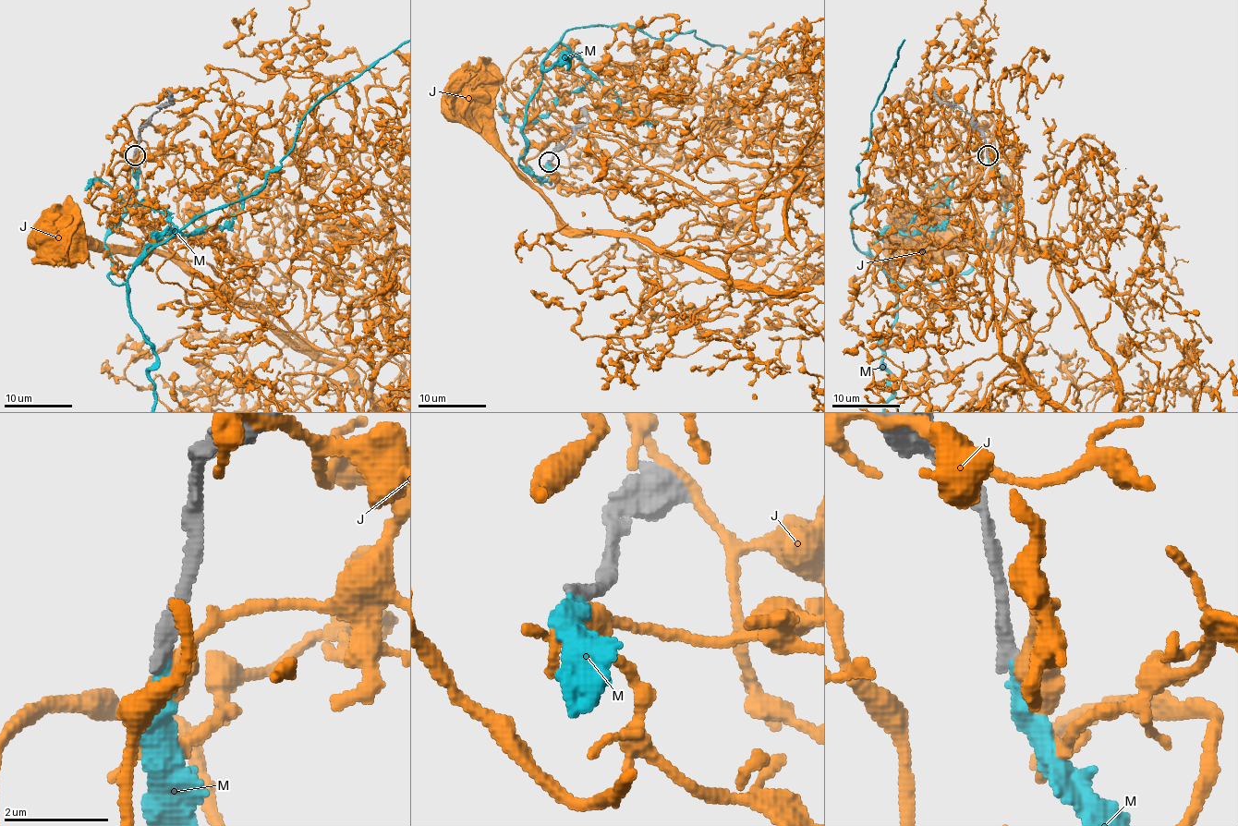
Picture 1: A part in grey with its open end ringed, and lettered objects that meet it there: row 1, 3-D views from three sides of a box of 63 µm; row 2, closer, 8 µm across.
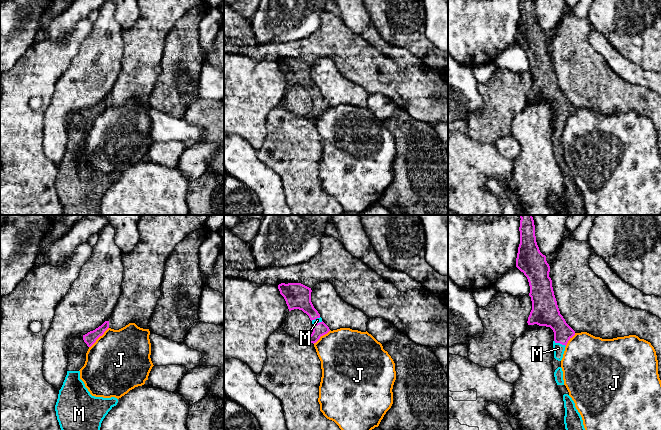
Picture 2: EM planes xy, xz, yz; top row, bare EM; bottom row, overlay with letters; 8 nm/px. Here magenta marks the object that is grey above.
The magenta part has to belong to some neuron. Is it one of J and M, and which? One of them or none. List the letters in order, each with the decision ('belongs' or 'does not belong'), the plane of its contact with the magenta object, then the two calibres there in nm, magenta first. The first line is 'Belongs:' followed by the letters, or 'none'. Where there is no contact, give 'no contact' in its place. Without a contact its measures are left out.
Belongs: M
J: does not belong; contact in xy; calibres 100 and 480 nm
M: belongs; contact in yz; calibres 180 and 90 nm

